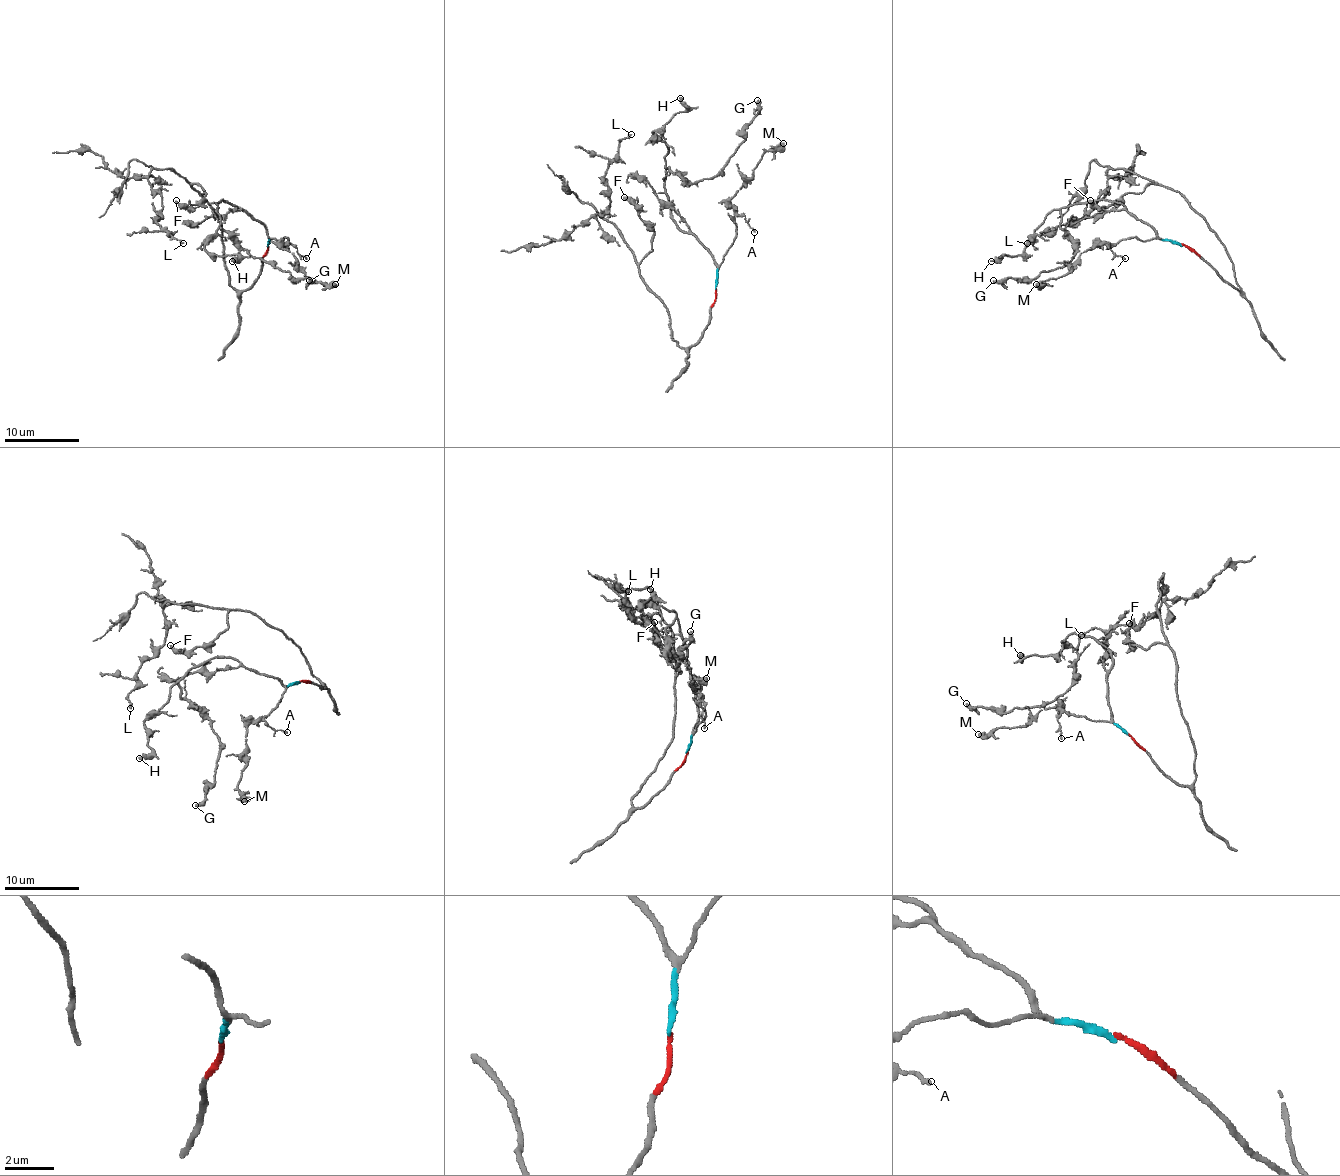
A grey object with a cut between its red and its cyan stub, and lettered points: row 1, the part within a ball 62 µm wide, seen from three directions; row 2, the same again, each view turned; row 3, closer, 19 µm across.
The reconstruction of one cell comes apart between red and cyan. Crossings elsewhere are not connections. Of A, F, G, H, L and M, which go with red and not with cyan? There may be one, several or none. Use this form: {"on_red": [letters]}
{"on_red": ["F", "L"]}

